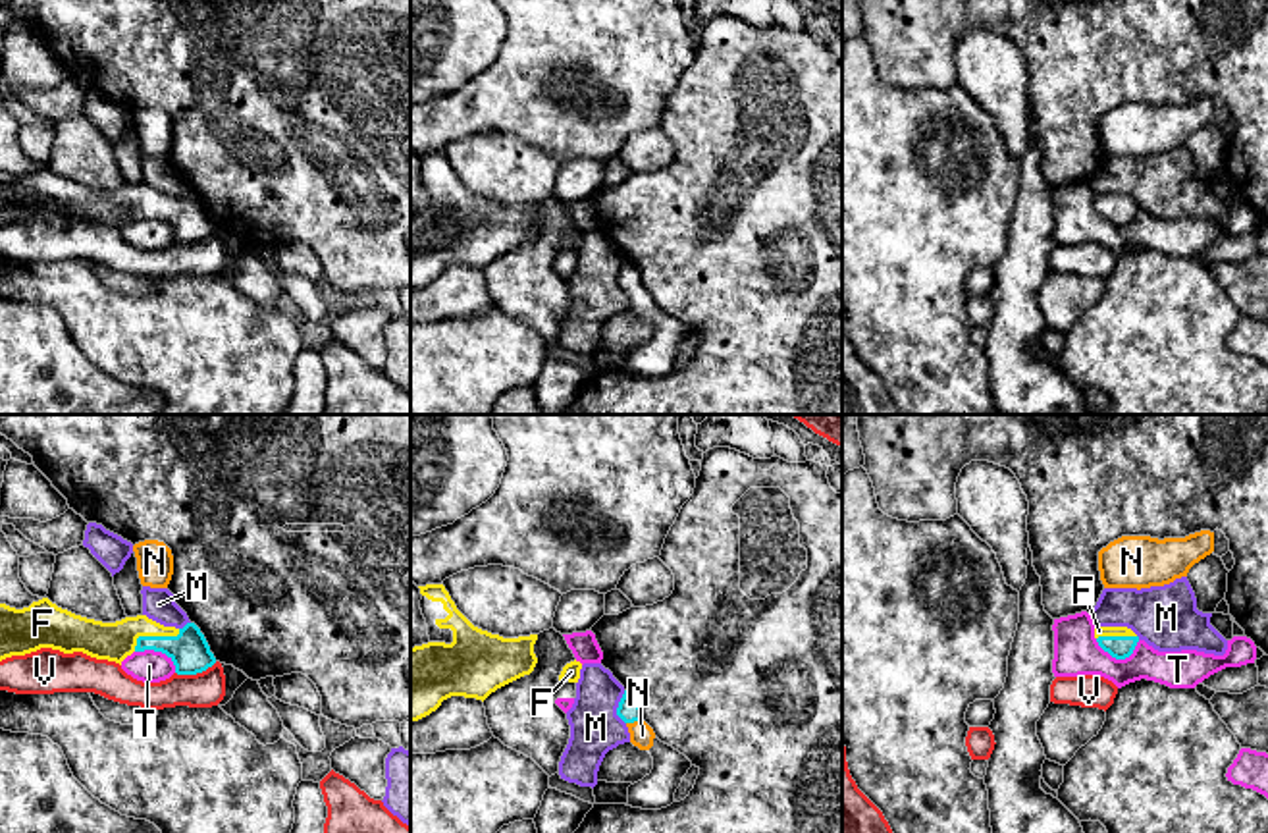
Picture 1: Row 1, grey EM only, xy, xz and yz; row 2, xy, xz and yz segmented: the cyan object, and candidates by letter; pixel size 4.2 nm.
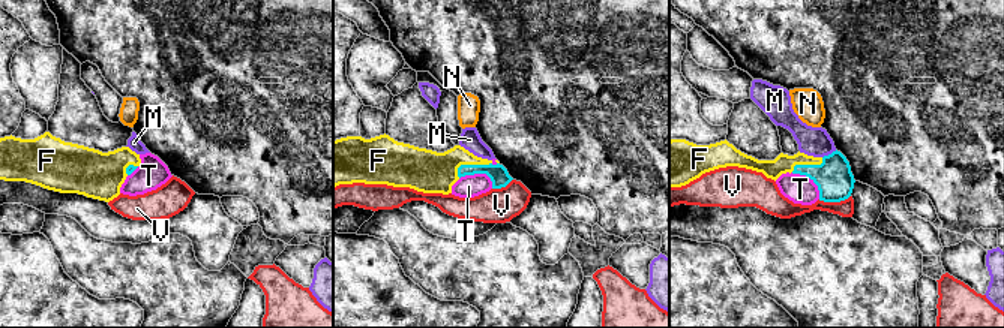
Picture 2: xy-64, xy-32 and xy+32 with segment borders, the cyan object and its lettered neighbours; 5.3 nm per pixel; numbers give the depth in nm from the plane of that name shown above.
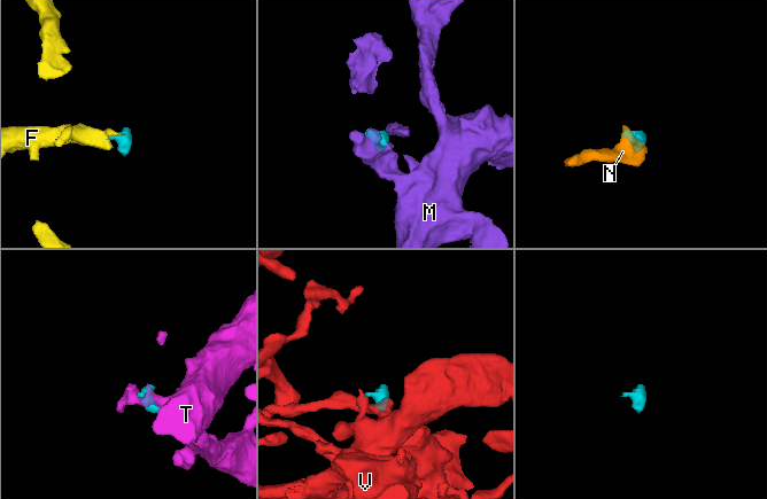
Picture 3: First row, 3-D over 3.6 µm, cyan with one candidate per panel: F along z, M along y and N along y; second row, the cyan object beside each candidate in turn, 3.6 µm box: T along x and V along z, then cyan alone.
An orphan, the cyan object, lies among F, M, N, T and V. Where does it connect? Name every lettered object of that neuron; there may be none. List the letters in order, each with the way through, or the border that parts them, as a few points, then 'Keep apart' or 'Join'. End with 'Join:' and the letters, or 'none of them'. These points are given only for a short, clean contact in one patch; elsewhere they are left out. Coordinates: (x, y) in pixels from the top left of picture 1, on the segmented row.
F: Path across: xy (189, 650), (153, 637), (105, 641). Join
M: Boundary: xz (623, 691), (617, 702), (617, 716), (625, 724). Keep apart
N: Path across: xz (629, 710), (634, 720), (642, 735). Join
T: Keep apart
V: Boundary: xy (216, 662), (195, 673), (176, 673). Keep apart
Join: F, N

